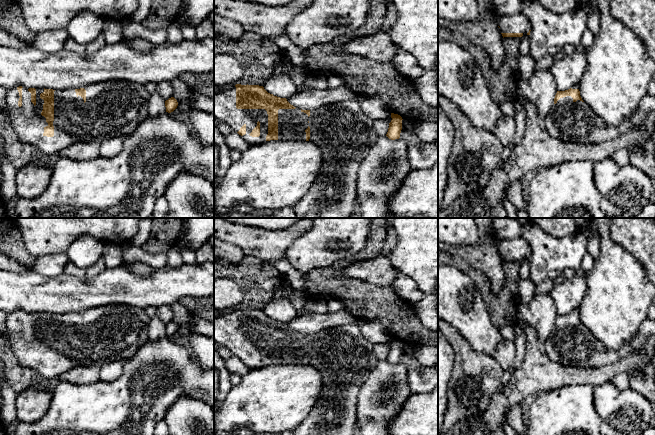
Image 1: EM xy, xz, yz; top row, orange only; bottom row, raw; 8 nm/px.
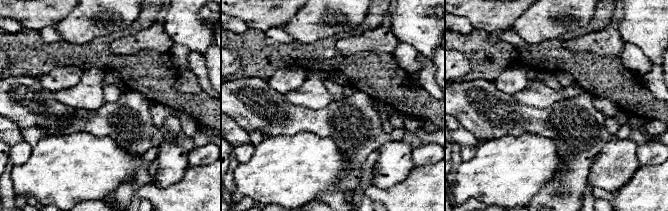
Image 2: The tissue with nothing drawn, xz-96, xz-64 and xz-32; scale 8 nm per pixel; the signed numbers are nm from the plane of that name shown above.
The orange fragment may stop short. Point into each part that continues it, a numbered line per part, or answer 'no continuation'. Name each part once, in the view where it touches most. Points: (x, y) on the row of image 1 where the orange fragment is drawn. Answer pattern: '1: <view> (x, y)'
1: xy (114, 108)

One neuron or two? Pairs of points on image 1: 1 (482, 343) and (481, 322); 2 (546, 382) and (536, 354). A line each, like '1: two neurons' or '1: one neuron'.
1: one neuron
2: one neuron

